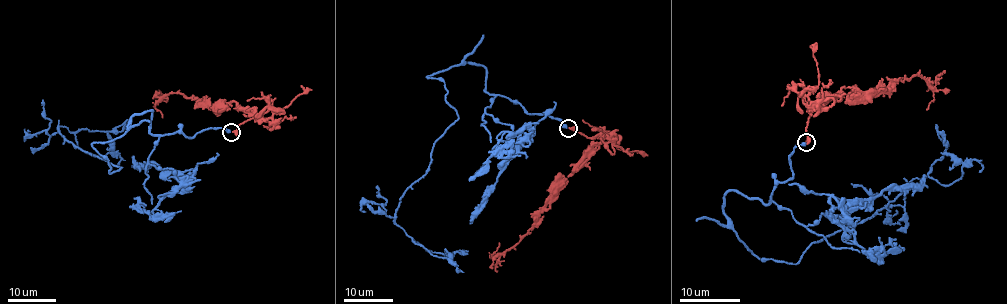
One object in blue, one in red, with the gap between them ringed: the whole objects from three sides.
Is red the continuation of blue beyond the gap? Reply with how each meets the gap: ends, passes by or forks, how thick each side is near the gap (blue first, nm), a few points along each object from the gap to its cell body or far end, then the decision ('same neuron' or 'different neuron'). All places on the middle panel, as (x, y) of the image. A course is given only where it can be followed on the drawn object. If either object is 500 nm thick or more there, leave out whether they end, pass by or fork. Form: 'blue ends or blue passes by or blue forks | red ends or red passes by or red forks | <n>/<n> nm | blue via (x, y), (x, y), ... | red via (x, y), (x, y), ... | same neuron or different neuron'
blue ends | red passes by | 400/200 nm | blue via (567, 128), (489, 94), (484, 66), (428, 76), (444, 82), (457, 118), (395, 222), (458, 268) | red via (569, 128), (598, 138), (599, 145), (566, 179), (566, 184), (523, 238), (492, 255), (499, 242) | same neuron

